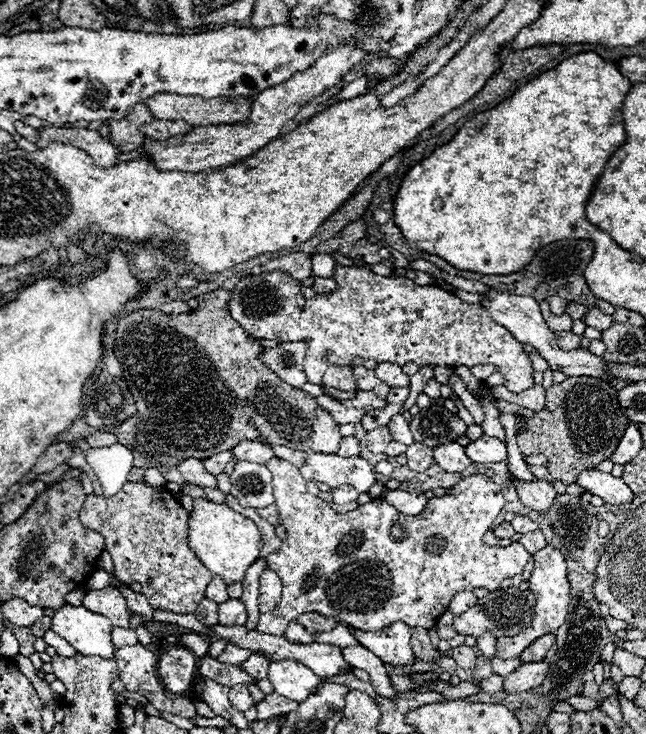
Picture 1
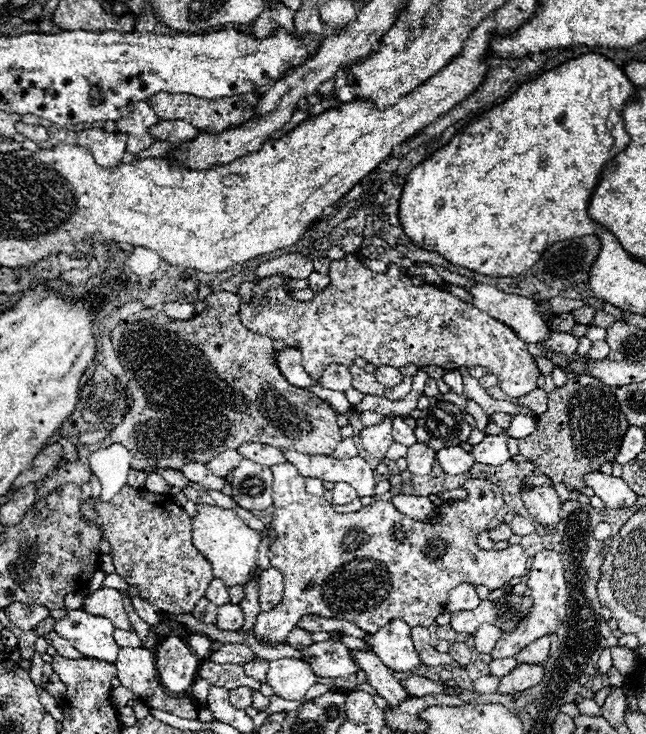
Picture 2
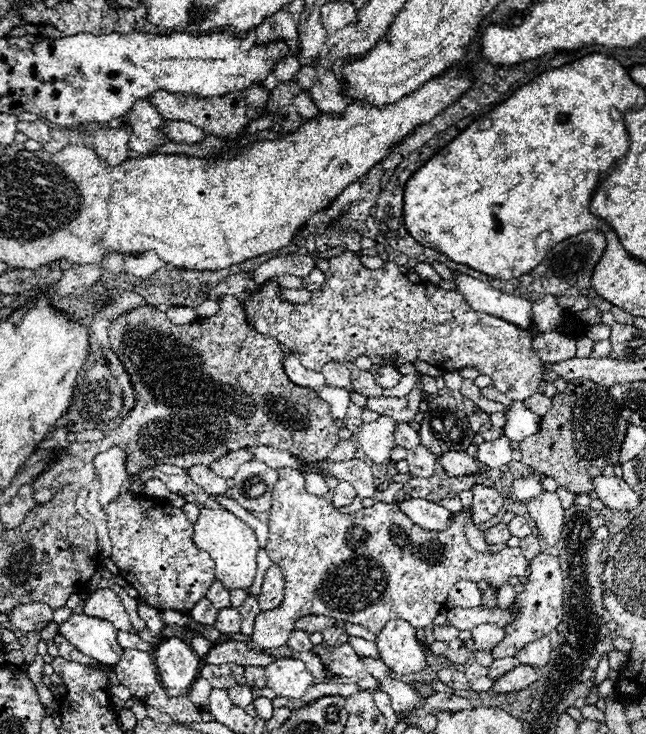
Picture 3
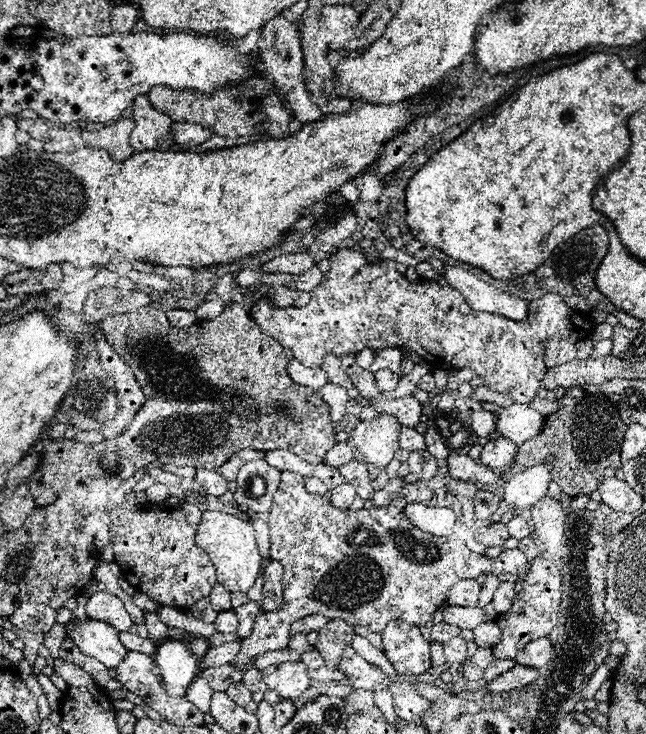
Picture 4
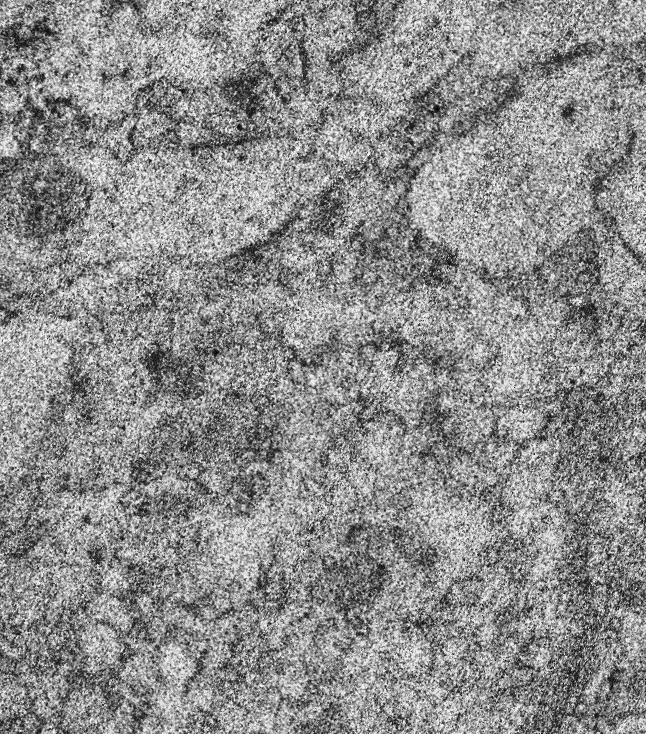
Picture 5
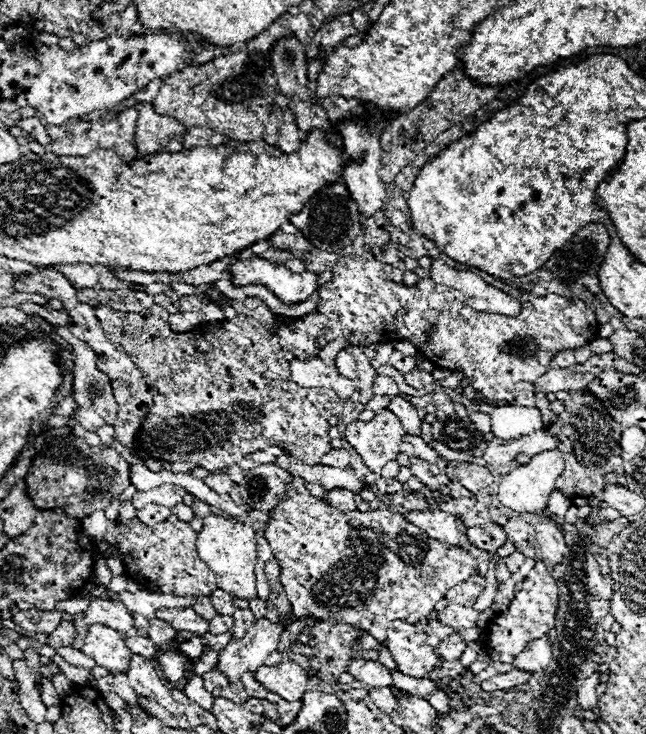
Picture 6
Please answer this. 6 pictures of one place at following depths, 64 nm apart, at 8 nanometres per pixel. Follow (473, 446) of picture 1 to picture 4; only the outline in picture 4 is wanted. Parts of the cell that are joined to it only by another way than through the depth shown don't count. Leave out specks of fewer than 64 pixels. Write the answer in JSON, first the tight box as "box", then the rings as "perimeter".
{"box":[480,438,516,468],"perimeter":[[[508,438],[488,440],[480,452],[480,462],[490,468],[504,468],[512,462],[514,452],[516,452],[516,444]]]}

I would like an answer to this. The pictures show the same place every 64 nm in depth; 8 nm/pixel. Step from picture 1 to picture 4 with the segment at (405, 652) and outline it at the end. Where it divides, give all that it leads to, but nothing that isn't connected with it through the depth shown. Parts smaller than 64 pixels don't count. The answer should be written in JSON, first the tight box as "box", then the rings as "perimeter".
{"box":[382,620,430,676],"perimeter":[[[390,620],[382,632],[382,648],[400,676],[422,674],[430,668],[430,644],[416,626]]]}

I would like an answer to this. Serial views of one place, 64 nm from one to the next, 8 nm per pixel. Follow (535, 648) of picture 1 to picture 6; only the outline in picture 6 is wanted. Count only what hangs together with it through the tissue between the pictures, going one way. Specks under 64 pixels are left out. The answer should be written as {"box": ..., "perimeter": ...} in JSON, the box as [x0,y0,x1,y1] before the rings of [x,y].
{"box":[512,636,552,672],"perimeter":[[[540,636],[536,640],[532,640],[526,650],[520,652],[520,656],[516,656],[516,660],[512,662],[512,666],[516,670],[526,670],[526,672],[538,672],[544,670],[550,662],[552,662],[552,648],[546,636]]]}

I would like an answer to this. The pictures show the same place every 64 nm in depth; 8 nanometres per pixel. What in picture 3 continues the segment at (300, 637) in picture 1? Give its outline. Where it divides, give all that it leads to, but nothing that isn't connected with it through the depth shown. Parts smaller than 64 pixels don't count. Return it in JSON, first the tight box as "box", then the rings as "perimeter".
{"box":[288,630,312,652],"perimeter":[[[292,630],[290,632],[290,638],[288,638],[288,646],[294,650],[294,652],[308,652],[312,648],[312,642],[308,638],[306,632],[302,630]]]}

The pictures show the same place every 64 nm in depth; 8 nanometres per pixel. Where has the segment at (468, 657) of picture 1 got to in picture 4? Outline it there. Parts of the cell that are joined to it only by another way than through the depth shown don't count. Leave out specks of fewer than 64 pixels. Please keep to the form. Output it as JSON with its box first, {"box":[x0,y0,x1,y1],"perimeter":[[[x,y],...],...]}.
{"box":[444,636,466,664],"perimeter":[[[454,636],[450,642],[444,644],[444,656],[446,660],[460,664],[466,658],[466,642],[460,636]]]}

